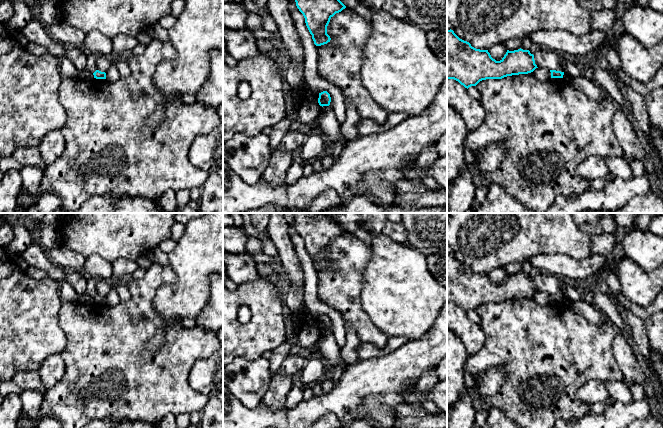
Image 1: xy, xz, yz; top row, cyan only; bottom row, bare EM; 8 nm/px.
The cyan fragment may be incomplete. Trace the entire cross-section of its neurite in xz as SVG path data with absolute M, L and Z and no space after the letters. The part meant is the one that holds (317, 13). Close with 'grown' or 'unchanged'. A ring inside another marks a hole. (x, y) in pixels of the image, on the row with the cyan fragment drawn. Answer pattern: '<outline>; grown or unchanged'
M295 0L305 18L306 26L316 46L330 42L327 26L330 19L346 6L340 0Z; unchanged

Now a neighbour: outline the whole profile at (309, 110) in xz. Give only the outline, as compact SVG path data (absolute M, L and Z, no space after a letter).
M306 100L299 106L294 119L296 119L300 124L306 124L318 117L321 111L322 106L320 106L318 102Z

